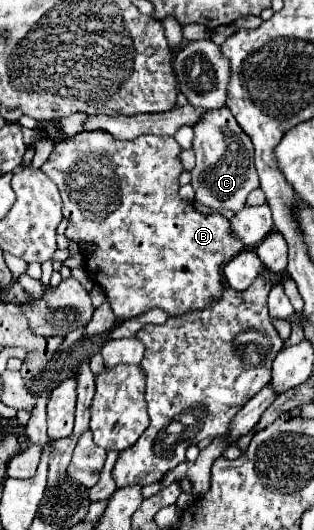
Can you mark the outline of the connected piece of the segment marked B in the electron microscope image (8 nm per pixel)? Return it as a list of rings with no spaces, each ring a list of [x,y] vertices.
[[[83,131],[83,133],[77,133],[75,137],[67,137],[63,139],[61,143],[55,143],[53,147],[53,153],[51,157],[43,163],[41,171],[59,187],[61,191],[61,199],[63,199],[63,217],[69,221],[69,227],[67,227],[67,237],[73,239],[75,243],[93,243],[97,249],[89,253],[89,257],[85,257],[85,269],[87,273],[91,275],[91,279],[95,283],[99,283],[107,297],[109,297],[109,303],[111,303],[111,309],[117,317],[123,317],[123,319],[133,319],[141,313],[145,313],[147,309],[153,309],[153,307],[161,307],[165,309],[171,317],[173,315],[181,315],[189,309],[199,309],[199,307],[207,307],[213,299],[217,299],[223,291],[223,267],[225,263],[229,263],[229,259],[233,259],[241,249],[243,249],[243,241],[237,239],[237,235],[233,235],[229,231],[231,227],[231,221],[227,217],[223,217],[221,213],[213,213],[213,215],[203,215],[199,213],[191,203],[183,201],[179,197],[179,185],[177,185],[177,177],[179,173],[183,171],[181,163],[179,163],[179,153],[181,153],[181,147],[177,145],[177,141],[173,137],[163,137],[163,135],[139,135],[137,139],[133,141],[117,141],[113,139],[113,135],[109,135],[107,131]]]

